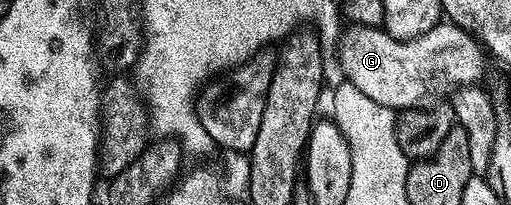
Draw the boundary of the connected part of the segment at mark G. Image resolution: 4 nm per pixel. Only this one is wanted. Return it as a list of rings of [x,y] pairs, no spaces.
[[[439,23],[432,27],[432,31],[411,41],[392,39],[392,35],[388,35],[385,28],[373,25],[351,24],[348,29],[347,33],[345,30],[341,34],[340,40],[337,42],[337,44],[339,43],[338,65],[342,68],[343,75],[346,76],[343,78],[349,84],[360,87],[360,91],[364,91],[364,95],[368,95],[368,99],[376,99],[376,103],[389,109],[401,111],[425,102],[427,100],[425,97],[433,91],[434,85],[450,91],[455,87],[472,85],[483,80],[482,71],[486,67],[487,59],[483,46],[456,24]]]

